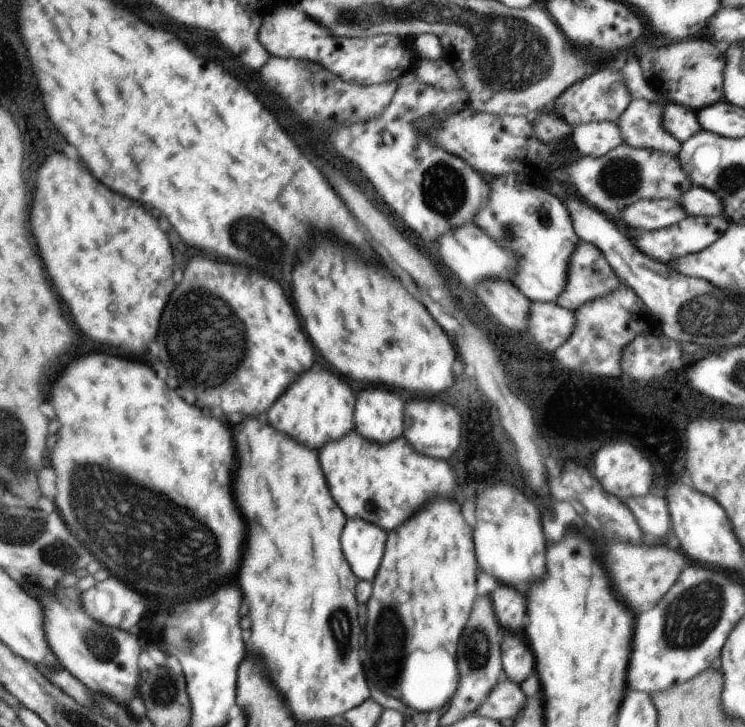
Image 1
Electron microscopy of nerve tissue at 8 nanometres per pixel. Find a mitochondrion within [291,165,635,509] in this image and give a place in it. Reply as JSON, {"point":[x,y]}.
{"point":[507,230]}

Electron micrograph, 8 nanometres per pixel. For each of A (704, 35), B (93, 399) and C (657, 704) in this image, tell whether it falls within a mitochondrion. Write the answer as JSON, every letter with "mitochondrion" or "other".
{"A":"other","B":"other","C":"other"}

